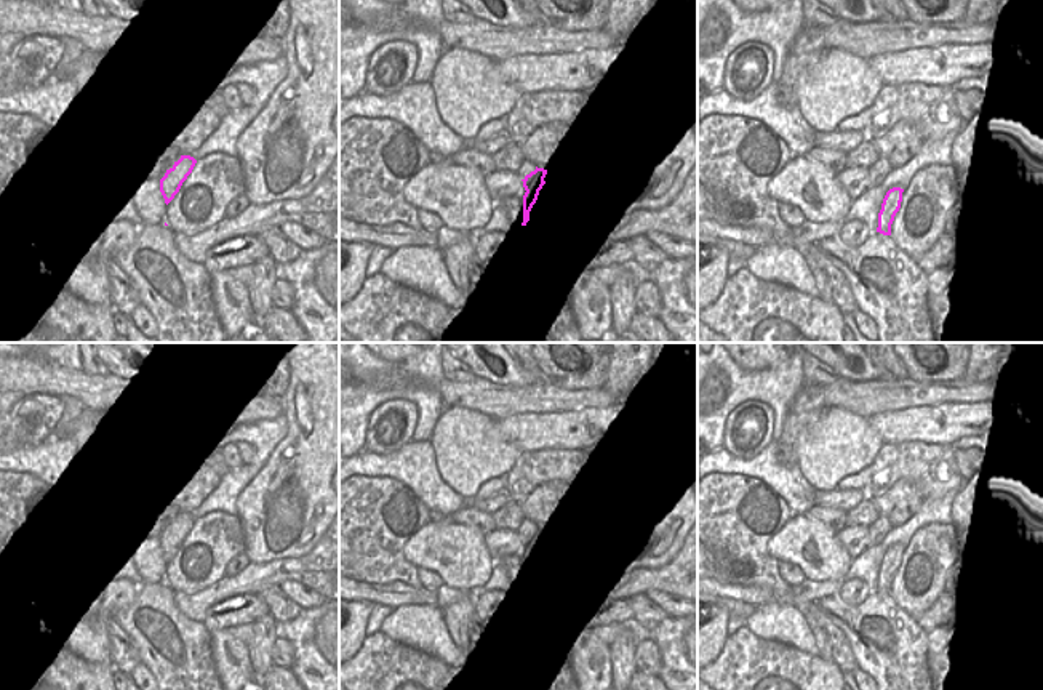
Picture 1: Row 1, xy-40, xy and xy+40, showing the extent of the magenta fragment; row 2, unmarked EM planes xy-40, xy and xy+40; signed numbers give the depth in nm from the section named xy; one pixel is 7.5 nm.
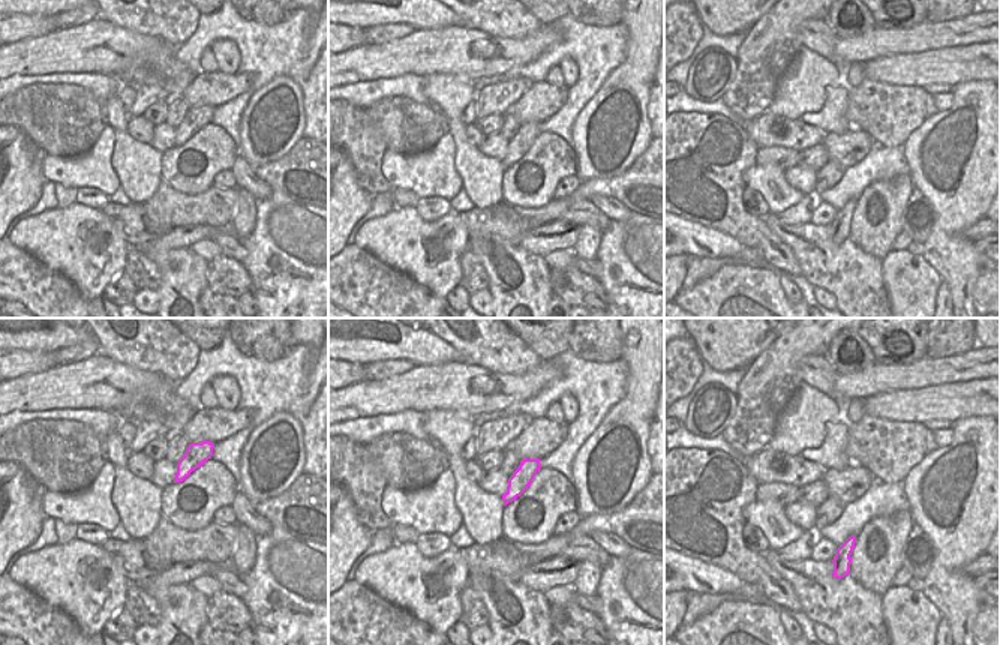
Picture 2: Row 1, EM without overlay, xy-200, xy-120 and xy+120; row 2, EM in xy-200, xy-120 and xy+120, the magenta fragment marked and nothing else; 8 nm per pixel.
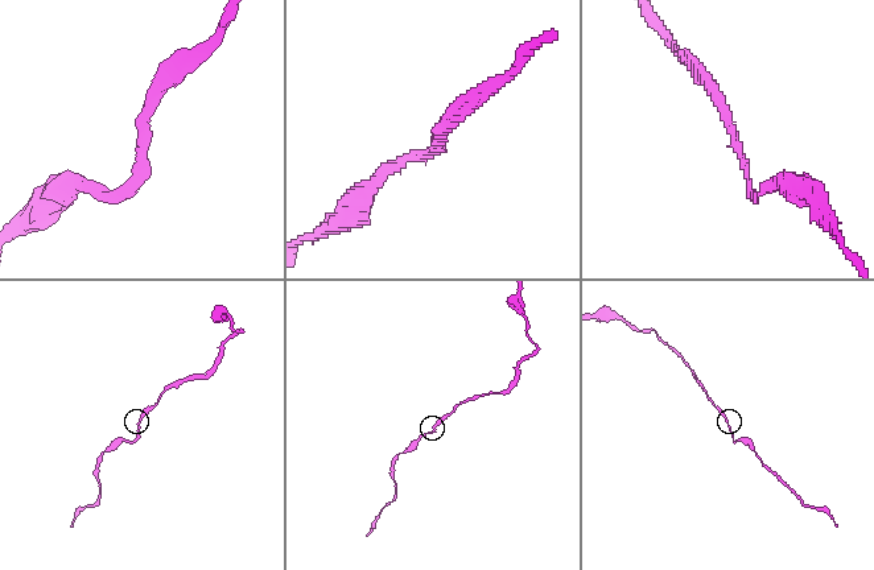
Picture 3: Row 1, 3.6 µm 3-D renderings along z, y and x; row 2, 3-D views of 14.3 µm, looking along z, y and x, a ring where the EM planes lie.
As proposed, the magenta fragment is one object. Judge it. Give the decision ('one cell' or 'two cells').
one cell

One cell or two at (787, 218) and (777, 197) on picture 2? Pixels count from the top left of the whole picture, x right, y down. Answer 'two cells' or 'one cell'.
two cells

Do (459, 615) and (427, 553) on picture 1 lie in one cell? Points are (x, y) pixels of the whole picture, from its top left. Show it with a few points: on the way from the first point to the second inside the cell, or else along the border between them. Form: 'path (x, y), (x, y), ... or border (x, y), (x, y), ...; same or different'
border (445, 583), (455, 588), (482, 586); different

